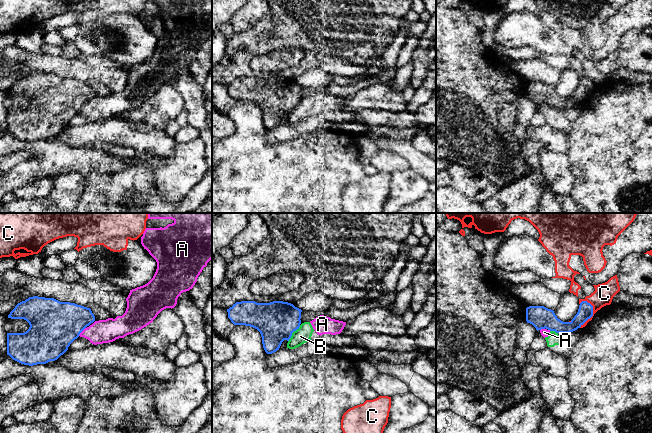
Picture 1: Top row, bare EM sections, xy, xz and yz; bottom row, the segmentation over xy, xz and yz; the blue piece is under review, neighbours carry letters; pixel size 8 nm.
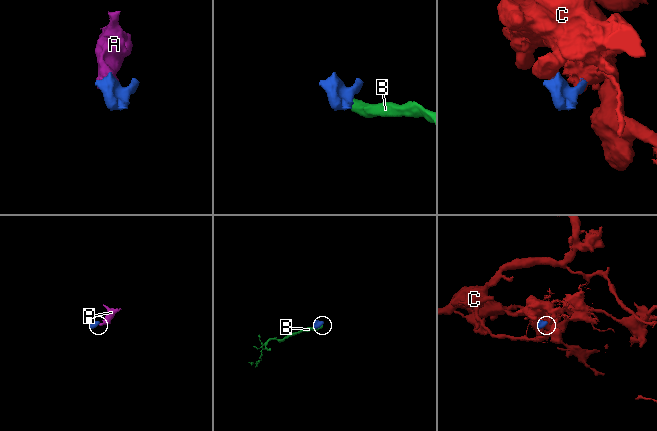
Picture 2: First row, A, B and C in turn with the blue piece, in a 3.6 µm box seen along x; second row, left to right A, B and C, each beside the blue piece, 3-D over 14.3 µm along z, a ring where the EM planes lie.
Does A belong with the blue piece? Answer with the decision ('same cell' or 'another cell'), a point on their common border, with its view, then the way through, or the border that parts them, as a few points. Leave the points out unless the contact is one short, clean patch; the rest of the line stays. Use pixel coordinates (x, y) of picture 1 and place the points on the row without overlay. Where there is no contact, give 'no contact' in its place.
another cell | xy (82, 106) | along xy (85, 103), (78, 111)

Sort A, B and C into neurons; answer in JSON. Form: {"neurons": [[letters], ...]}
{"neurons": [["A", "B"], ["C"]]}

